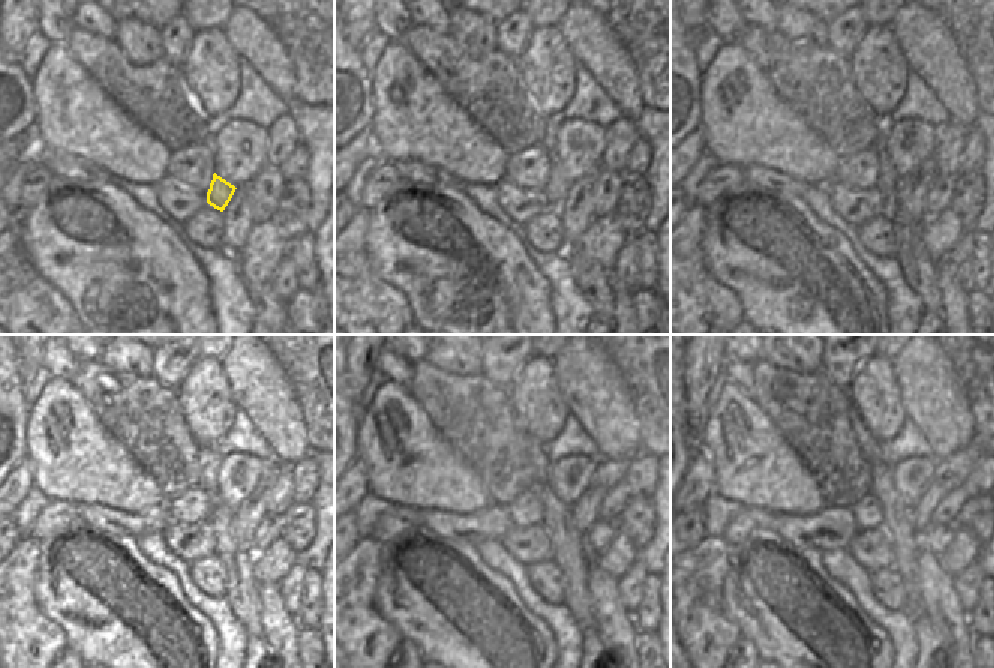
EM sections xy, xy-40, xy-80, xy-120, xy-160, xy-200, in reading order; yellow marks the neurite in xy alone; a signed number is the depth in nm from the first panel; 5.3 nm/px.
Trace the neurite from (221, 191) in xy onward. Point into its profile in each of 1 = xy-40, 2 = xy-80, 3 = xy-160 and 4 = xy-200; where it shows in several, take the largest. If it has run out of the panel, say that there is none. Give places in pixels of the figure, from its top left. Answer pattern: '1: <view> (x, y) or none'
1: xy-40 (556, 186)
2: xy-80 (886, 182)
3: xy-160 (540, 461)
4: xy-200 (871, 451)

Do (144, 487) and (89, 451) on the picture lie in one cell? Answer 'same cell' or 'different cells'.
same cell

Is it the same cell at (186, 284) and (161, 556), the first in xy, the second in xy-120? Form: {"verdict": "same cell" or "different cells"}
{"verdict": "different cells"}

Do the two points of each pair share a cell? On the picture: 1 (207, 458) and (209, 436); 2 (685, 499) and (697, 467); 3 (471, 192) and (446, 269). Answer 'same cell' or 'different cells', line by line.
1: different cells
2: same cell
3: different cells

